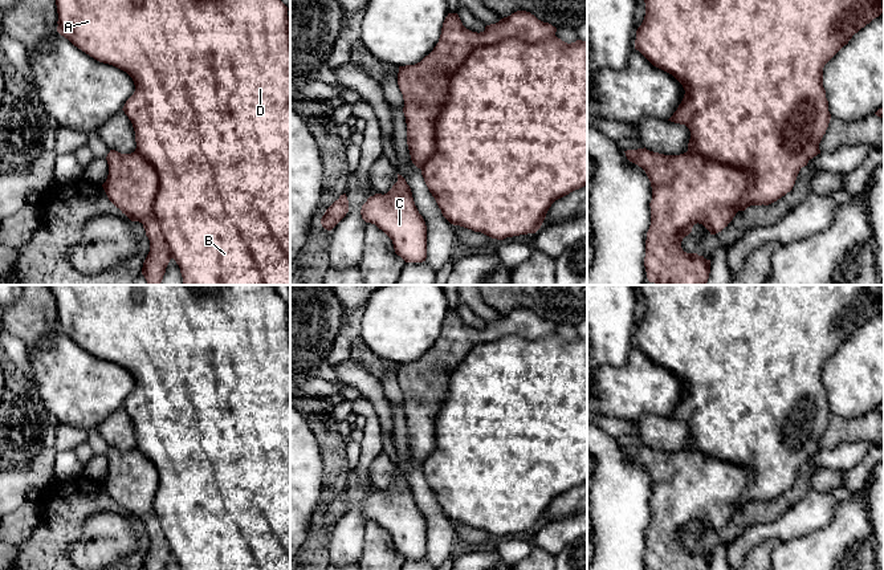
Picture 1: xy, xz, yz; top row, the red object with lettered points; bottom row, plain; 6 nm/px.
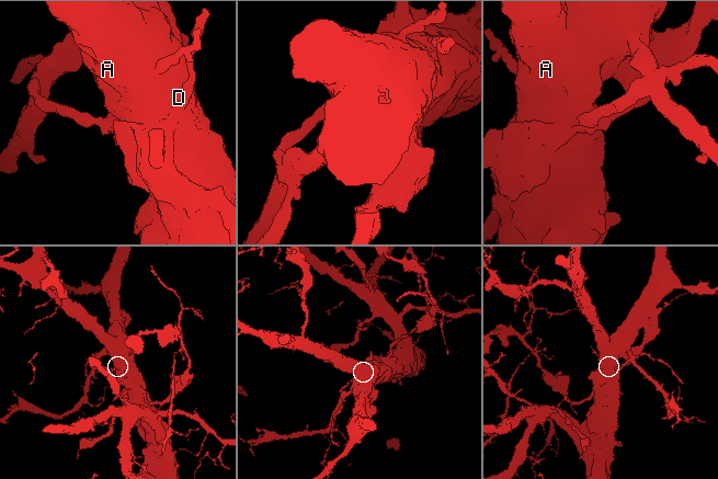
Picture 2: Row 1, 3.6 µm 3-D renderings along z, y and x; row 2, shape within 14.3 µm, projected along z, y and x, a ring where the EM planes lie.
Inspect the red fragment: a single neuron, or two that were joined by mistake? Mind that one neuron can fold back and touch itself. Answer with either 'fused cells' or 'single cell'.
fused cells

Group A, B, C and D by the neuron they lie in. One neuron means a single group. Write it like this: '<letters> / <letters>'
A B D / C

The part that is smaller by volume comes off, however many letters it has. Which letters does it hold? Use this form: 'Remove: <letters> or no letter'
Remove: C

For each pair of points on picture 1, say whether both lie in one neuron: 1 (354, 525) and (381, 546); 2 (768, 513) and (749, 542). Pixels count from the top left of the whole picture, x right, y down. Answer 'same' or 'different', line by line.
1: different
2: different

